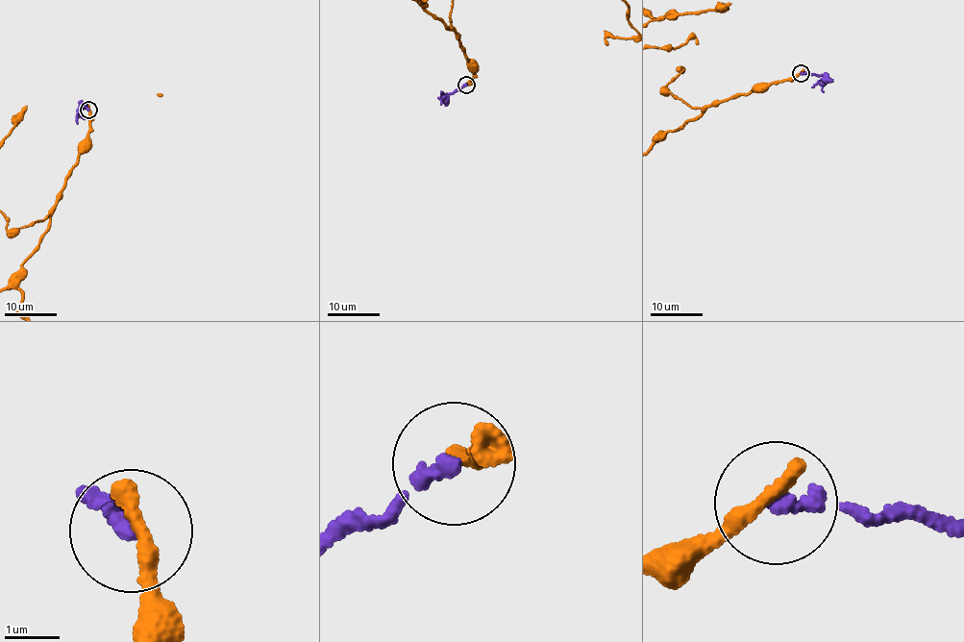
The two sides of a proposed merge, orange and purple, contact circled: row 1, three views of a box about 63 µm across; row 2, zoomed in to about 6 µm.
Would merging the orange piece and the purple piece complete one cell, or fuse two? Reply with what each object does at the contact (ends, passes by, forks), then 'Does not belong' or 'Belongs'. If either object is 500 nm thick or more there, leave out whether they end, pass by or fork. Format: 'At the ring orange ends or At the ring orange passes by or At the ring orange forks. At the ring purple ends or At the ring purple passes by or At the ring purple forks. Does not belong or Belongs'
At the ring orange ends. At the ring purple ends. Does not belong

